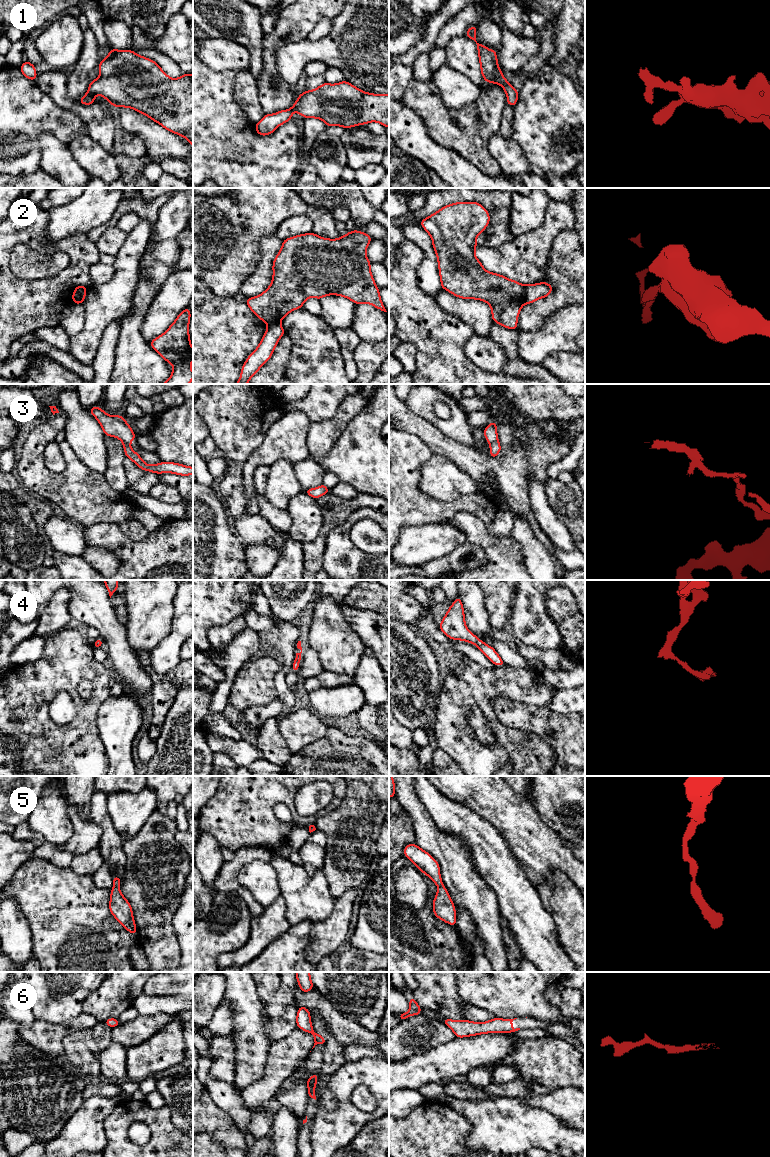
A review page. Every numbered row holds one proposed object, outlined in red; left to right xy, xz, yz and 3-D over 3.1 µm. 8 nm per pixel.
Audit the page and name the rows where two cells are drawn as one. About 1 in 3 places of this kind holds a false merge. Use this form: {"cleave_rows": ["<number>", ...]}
{"cleave_rows": ["2", "3"]}

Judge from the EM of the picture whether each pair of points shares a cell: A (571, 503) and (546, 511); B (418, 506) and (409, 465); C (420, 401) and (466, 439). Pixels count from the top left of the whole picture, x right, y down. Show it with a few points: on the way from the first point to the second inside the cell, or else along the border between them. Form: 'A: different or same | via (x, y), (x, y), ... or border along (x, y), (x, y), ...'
A: different | border along (545, 486), (549, 506), (566, 527)
B: same | via (408, 496), (407, 475)
C: same | via (428, 413), (440, 424), (454, 427)

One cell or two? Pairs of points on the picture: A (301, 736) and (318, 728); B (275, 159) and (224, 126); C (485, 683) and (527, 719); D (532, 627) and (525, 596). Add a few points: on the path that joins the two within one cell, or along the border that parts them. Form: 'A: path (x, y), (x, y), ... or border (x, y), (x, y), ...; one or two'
A: path (305, 732), (309, 728), (314, 728); one
B: path (262, 159), (257, 159), (237, 139); one
C: border (490, 701), (497, 696), (506, 696), (523, 702); two
D: path (529, 619), (529, 604); one

